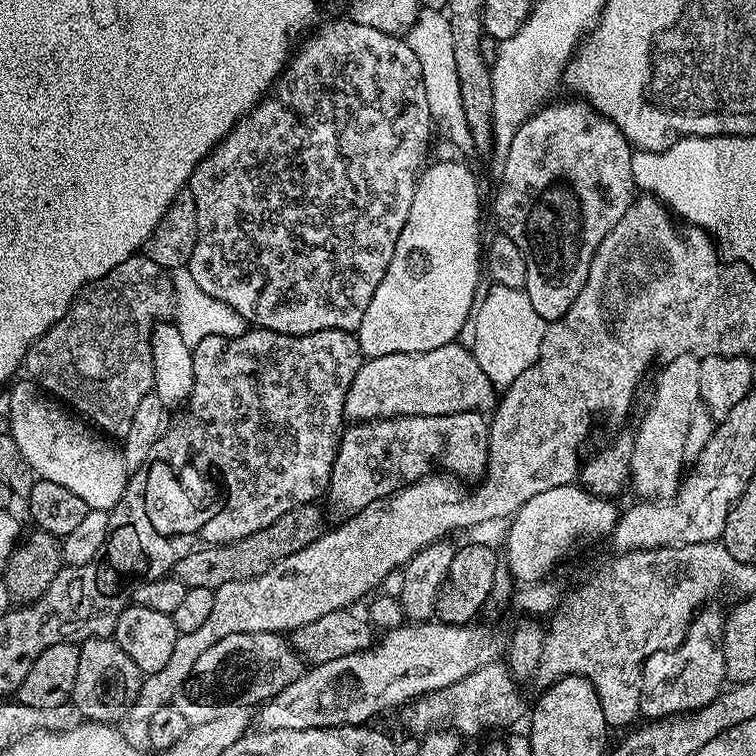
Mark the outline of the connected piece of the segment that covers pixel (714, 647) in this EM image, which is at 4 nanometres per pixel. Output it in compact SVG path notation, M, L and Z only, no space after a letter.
M705 606L697 611L696 617L692 619L692 625L688 627L688 633L684 641L677 646L677 648L671 648L669 652L659 652L650 657L644 664L644 677L642 678L642 694L640 695L640 716L647 718L652 722L660 722L665 718L675 718L681 714L689 714L696 712L699 708L704 708L712 701L715 696L719 696L722 689L726 684L726 677L724 674L724 650L721 641L724 639L724 622L726 619L725 613L719 612L718 609L712 608L716 606Z

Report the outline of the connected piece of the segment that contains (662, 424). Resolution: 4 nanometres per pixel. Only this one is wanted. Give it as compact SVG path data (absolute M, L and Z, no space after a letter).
M682 354L678 358L667 361L656 380L656 389L652 392L652 401L648 404L648 413L640 420L636 428L636 437L630 440L630 455L628 458L628 470L630 473L631 491L637 492L637 497L646 500L659 500L672 498L679 493L680 481L686 472L686 434L690 430L690 414L692 409L700 404L700 369L701 357Z

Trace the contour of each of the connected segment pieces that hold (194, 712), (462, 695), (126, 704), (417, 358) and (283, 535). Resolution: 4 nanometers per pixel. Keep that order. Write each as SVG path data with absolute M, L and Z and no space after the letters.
M243 632L242 634L230 634L222 638L222 642L214 642L206 654L194 662L194 670L190 678L176 692L174 703L182 715L188 719L189 725L211 722L213 718L222 718L228 710L234 710L236 706L260 706L266 700L272 700L290 682L294 682L305 671L305 661L297 654L295 648L281 633L278 632Z
M507 663L487 664L474 674L454 682L454 686L446 686L442 690L434 690L427 692L424 696L416 697L415 700L403 705L398 715L400 715L401 722L404 723L405 730L413 732L416 738L423 737L433 730L443 729L445 726L451 726L460 733L461 737L468 738L468 736L478 735L480 728L508 728L511 724L518 723L523 716L525 719L526 704L524 708L524 700L520 697L518 689L520 689L518 683L509 671Z
M93 638L85 640L79 645L79 650L78 678L74 678L74 690L72 691L71 703L79 715L80 712L84 715L81 717L85 721L107 724L109 726L115 725L117 722L120 722L116 720L122 719L123 716L127 717L135 706L136 699L140 693L142 673L138 670L138 666L134 666L134 662L130 662L130 654L126 654L122 650L122 646L116 644L115 639Z
M460 342L438 346L425 352L399 352L365 359L354 382L350 382L344 415L352 422L391 420L393 416L454 416L457 414L488 414L498 403L498 389L482 370L475 356Z
M315 503L300 504L294 510L282 514L270 526L258 530L240 540L231 540L228 544L216 545L210 549L198 550L186 554L175 566L174 575L187 588L211 588L213 590L226 586L226 582L238 582L260 576L270 570L282 558L310 546L318 539L325 527Z

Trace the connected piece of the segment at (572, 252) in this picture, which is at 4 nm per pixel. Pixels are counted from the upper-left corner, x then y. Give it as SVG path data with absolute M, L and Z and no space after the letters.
M576 98L568 99L572 100L566 101L565 104L549 103L547 106L541 107L517 130L510 142L510 154L506 158L506 166L503 172L499 173L500 189L496 192L496 220L501 224L499 227L502 232L514 240L514 246L518 246L518 250L522 250L522 254L528 259L524 291L527 292L534 310L538 310L538 314L546 322L562 318L566 314L566 310L570 310L570 306L574 306L574 298L578 298L578 294L586 282L590 262L594 258L602 238L606 238L606 234L610 234L610 230L614 226L618 226L618 218L622 218L622 214L626 214L626 210L632 205L634 193L637 191L636 184L632 181L634 149L628 139L620 133L618 126L614 126L614 122L610 122L599 112L595 112L590 105Z

